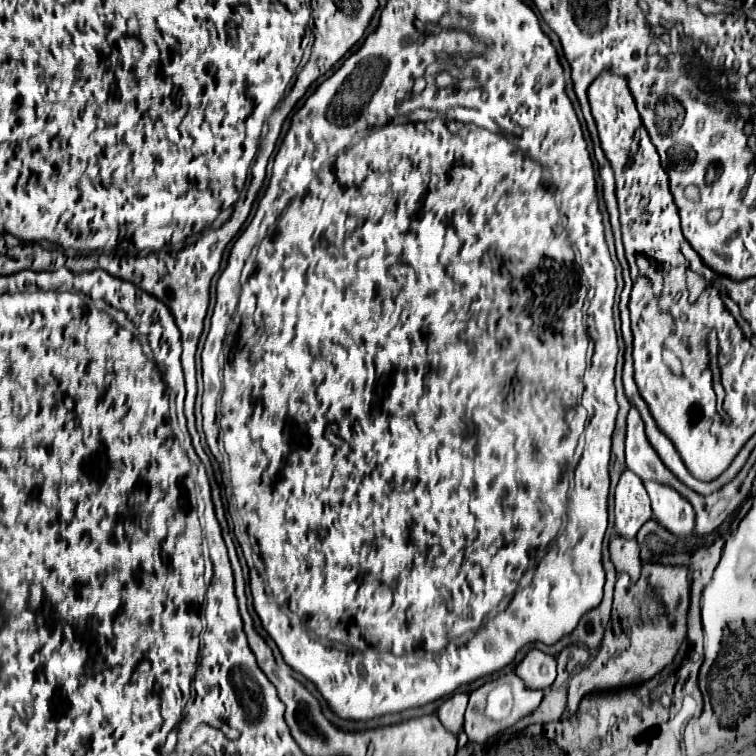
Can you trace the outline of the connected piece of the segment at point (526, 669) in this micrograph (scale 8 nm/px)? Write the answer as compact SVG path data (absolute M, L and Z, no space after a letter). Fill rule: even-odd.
M533 648L517 664L515 674L519 678L523 678L527 688L543 690L543 688L549 688L555 682L555 666L557 666L555 656Z

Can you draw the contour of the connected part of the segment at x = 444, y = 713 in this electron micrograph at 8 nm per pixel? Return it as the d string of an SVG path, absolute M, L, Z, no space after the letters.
M459 692L459 694L453 694L451 698L447 698L439 710L437 710L437 716L441 720L441 724L453 732L453 734L459 734L461 728L463 728L463 714L465 714L465 706L469 701L469 694L465 692Z

